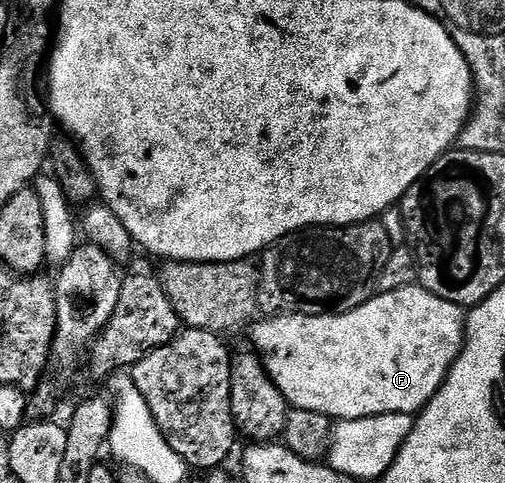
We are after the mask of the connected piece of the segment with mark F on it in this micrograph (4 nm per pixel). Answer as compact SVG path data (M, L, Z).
M416 283L388 293L375 293L364 305L358 305L348 313L331 313L328 317L310 317L304 313L288 313L286 315L271 315L263 321L251 333L251 341L254 352L258 353L268 376L285 395L288 406L304 409L305 411L317 411L321 415L339 421L352 421L353 419L365 419L377 415L389 415L390 413L418 414L437 395L437 391L443 385L447 372L453 367L453 363L459 358L463 350L463 339L465 336L465 313L462 308L437 295L433 295L428 289Z

